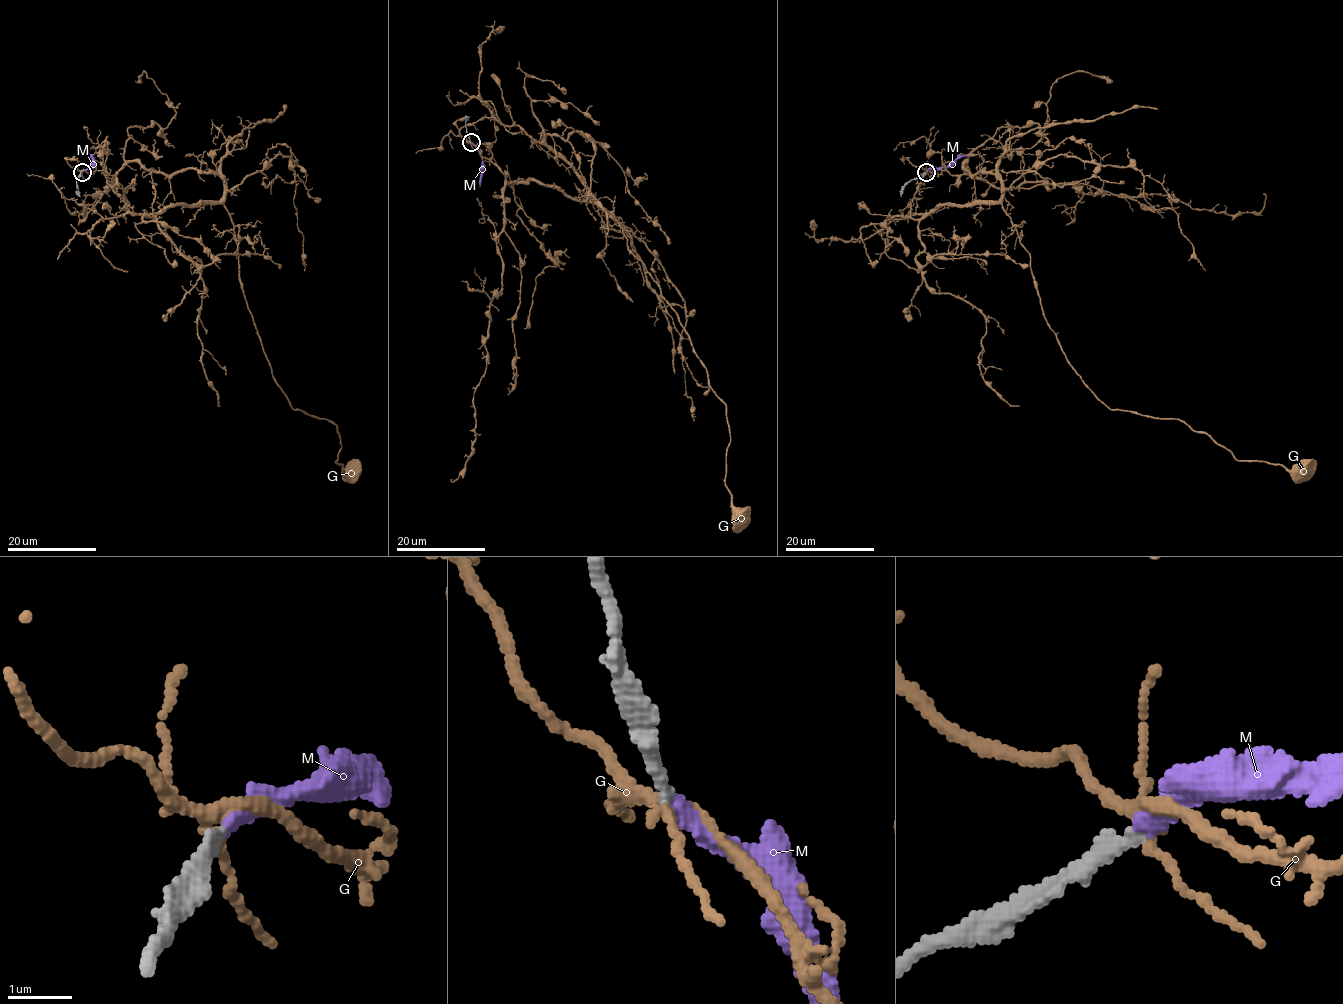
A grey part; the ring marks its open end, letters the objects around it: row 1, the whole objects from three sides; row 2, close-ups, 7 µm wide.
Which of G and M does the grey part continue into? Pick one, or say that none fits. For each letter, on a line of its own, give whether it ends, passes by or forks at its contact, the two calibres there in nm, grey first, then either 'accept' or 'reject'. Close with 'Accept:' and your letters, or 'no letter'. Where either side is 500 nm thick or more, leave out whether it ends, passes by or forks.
G: it forks | 240/180 nm | reject
M: it ends | 240/240 nm | accept
Accept: M

